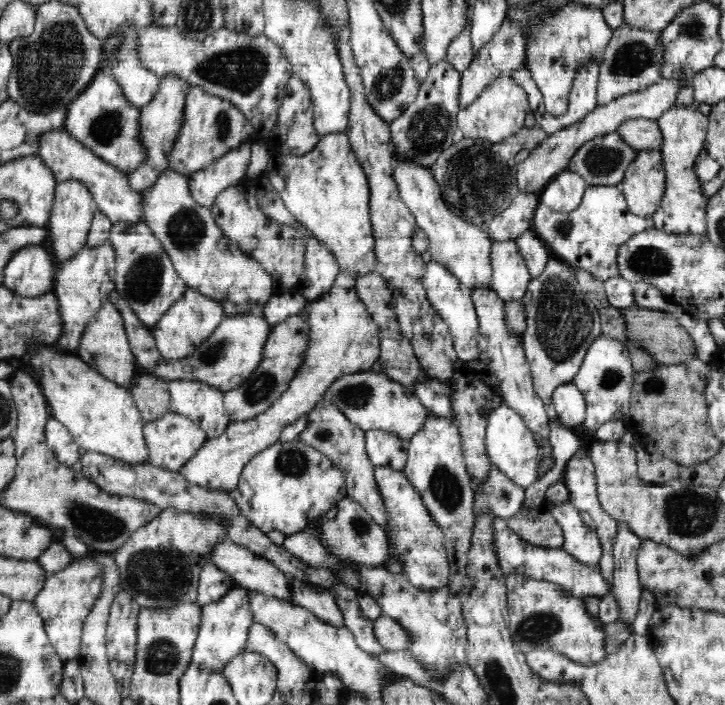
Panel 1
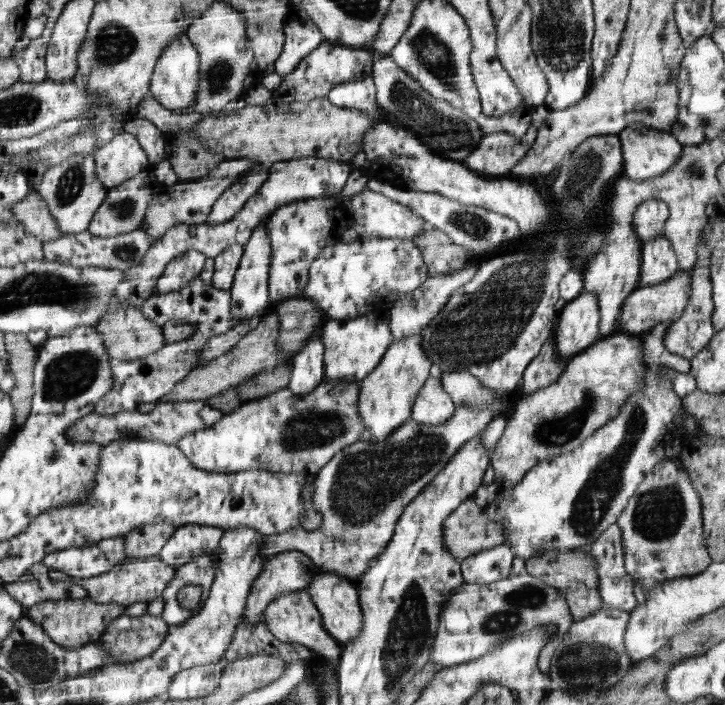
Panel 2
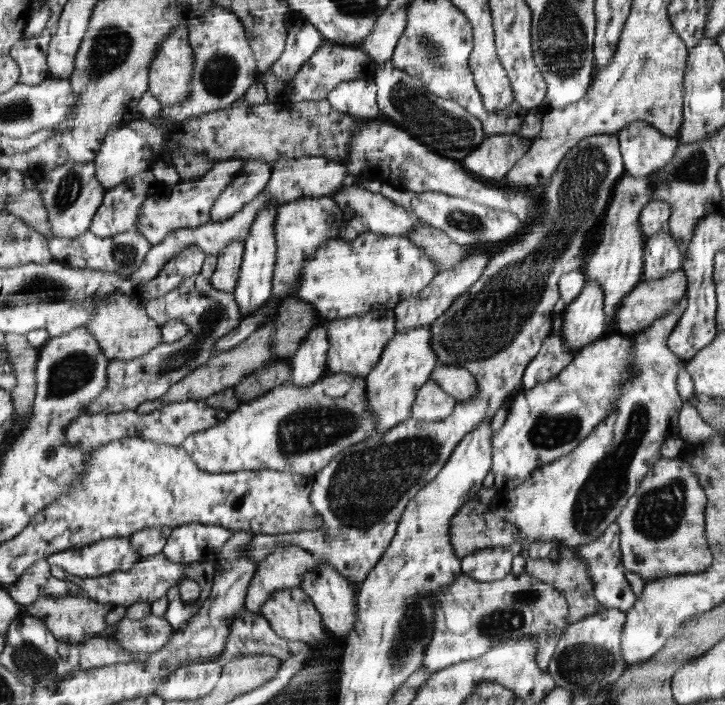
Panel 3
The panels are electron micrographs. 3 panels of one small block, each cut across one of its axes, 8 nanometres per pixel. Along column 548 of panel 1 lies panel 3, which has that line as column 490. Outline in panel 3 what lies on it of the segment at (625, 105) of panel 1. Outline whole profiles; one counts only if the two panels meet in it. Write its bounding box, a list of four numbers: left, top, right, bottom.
[463,133,531,182]

